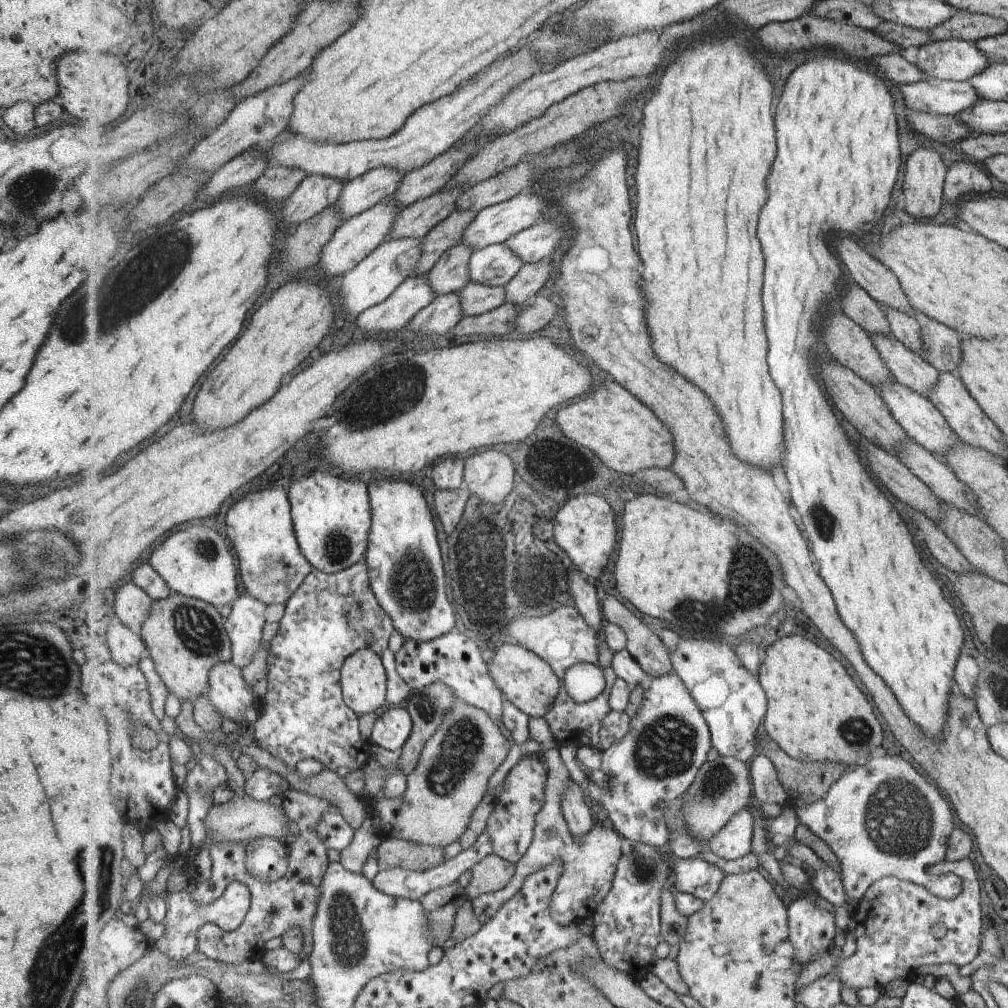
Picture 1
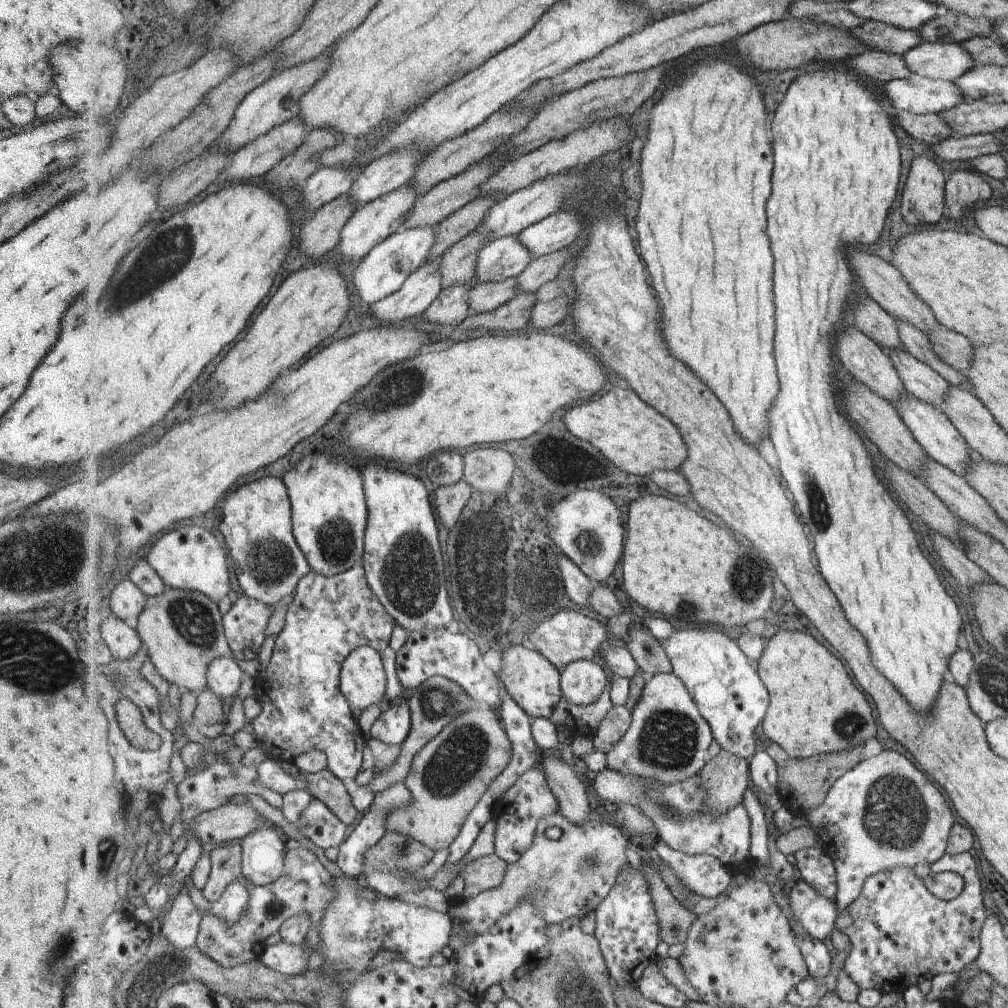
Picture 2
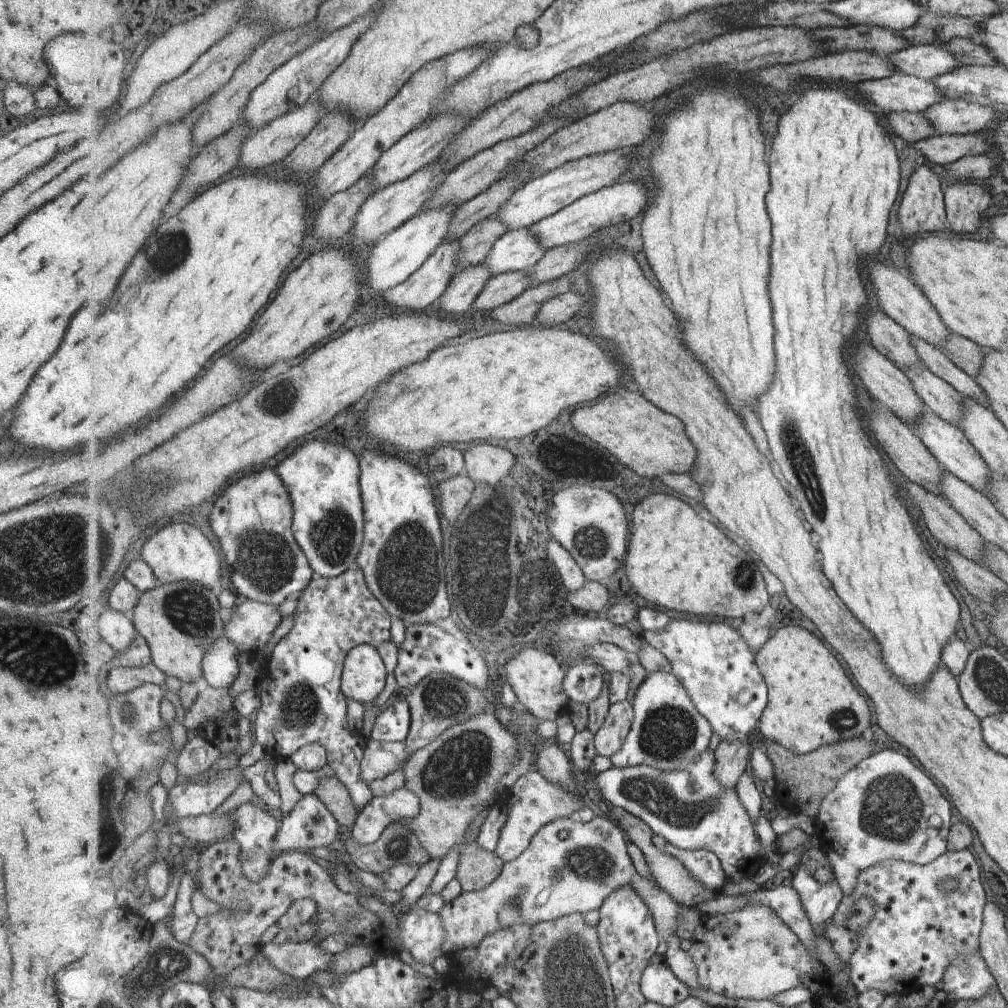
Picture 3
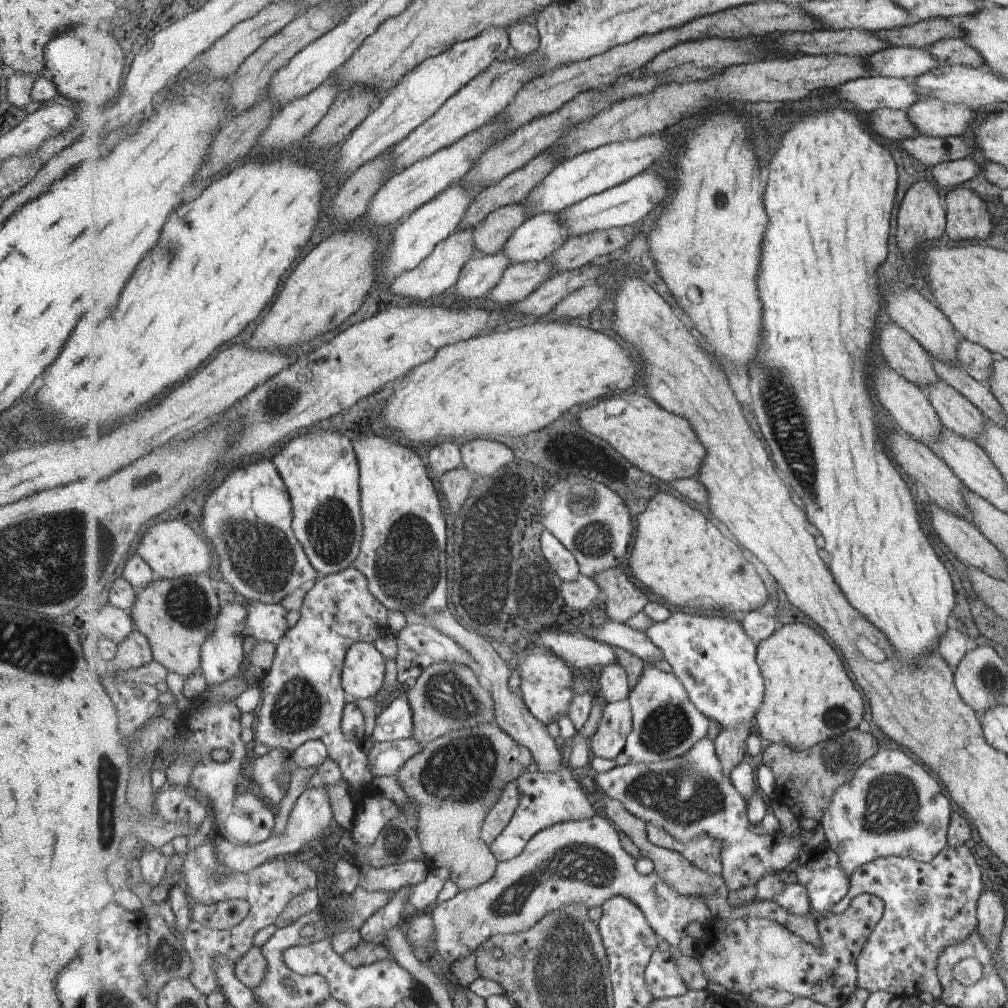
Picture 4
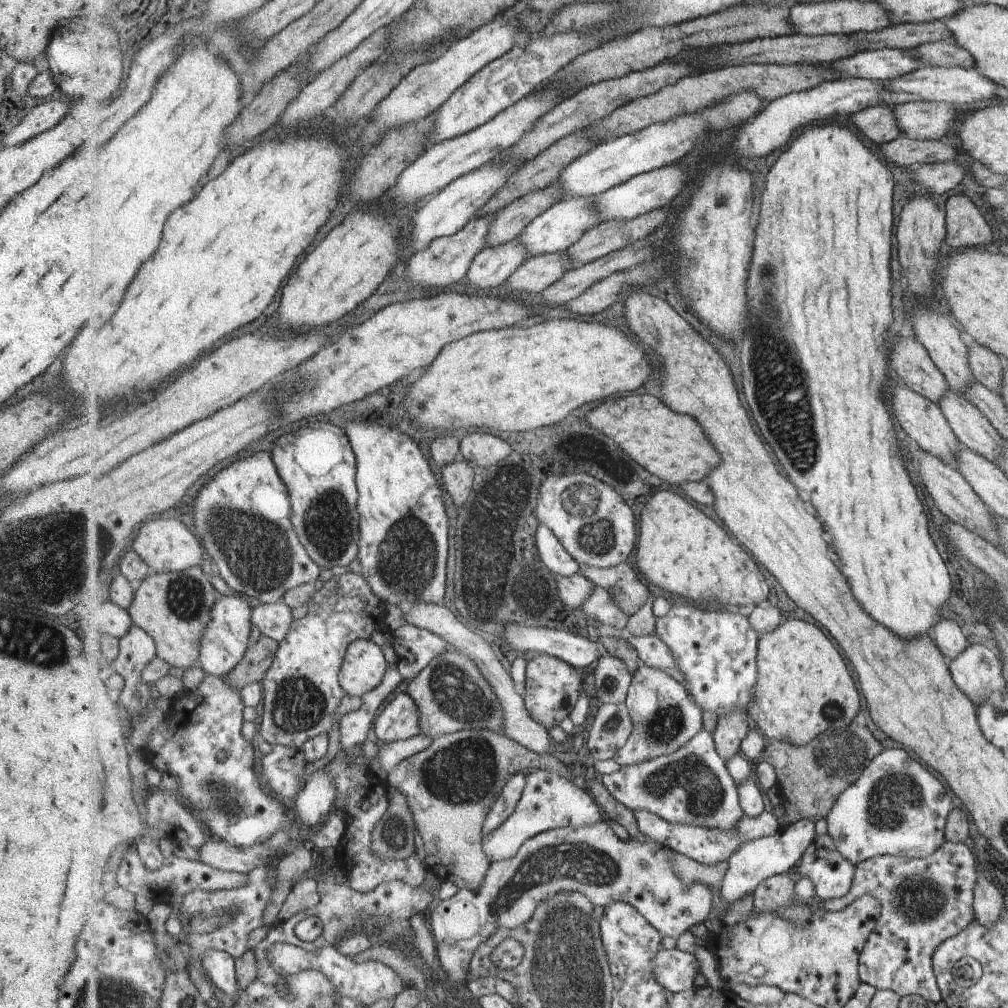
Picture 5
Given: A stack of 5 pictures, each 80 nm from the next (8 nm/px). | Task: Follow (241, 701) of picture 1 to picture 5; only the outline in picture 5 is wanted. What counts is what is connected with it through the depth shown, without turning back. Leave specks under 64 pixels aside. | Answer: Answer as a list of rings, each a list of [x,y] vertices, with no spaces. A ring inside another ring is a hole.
[[[239,593],[230,596],[218,595],[215,610],[211,614],[211,622],[207,624],[200,648],[199,664],[207,675],[226,677],[245,658],[245,652],[252,643],[249,641],[249,636],[251,636],[253,610],[251,602],[239,596]]]

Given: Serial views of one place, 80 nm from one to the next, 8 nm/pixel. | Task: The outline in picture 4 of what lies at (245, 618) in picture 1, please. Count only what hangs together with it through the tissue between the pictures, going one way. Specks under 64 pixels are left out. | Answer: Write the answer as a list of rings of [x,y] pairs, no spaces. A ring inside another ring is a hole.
[[[249,602],[246,610],[245,637],[252,637],[255,642],[269,641],[279,644],[290,630],[289,622],[287,622],[288,611],[282,603]]]

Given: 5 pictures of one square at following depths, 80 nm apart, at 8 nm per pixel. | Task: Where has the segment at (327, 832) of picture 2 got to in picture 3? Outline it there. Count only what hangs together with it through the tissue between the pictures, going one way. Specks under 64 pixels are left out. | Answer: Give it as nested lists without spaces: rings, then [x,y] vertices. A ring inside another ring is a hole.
[[[314,792],[303,795],[294,809],[286,816],[280,819],[281,826],[275,838],[275,850],[273,849],[273,858],[276,860],[278,854],[286,851],[307,850],[307,848],[337,847],[341,834],[339,834],[339,822],[337,818],[329,811],[323,800]]]

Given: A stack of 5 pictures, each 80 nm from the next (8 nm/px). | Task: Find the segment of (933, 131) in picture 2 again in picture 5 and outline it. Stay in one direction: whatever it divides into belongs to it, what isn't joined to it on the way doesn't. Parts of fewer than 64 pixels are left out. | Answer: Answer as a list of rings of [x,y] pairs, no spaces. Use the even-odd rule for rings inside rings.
[[[869,106],[853,115],[850,122],[857,126],[864,137],[877,147],[892,142],[899,136],[904,136],[899,130],[895,110],[891,106]]]

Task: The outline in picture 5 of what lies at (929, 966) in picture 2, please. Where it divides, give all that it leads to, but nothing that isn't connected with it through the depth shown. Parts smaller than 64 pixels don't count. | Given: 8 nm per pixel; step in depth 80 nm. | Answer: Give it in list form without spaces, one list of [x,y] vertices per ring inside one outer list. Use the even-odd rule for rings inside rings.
[[[943,842],[929,858],[905,858],[903,856],[883,855],[860,862],[857,866],[859,874],[855,876],[855,886],[843,898],[825,902],[829,908],[850,906],[857,897],[871,894],[879,898],[883,904],[883,912],[878,920],[878,926],[871,934],[870,941],[860,957],[860,978],[862,982],[875,986],[877,990],[891,990],[899,996],[916,994],[933,1003],[941,1000],[941,992],[935,981],[933,969],[933,956],[936,949],[943,943],[965,930],[974,920],[974,888],[975,864],[969,848],[961,842]]]

